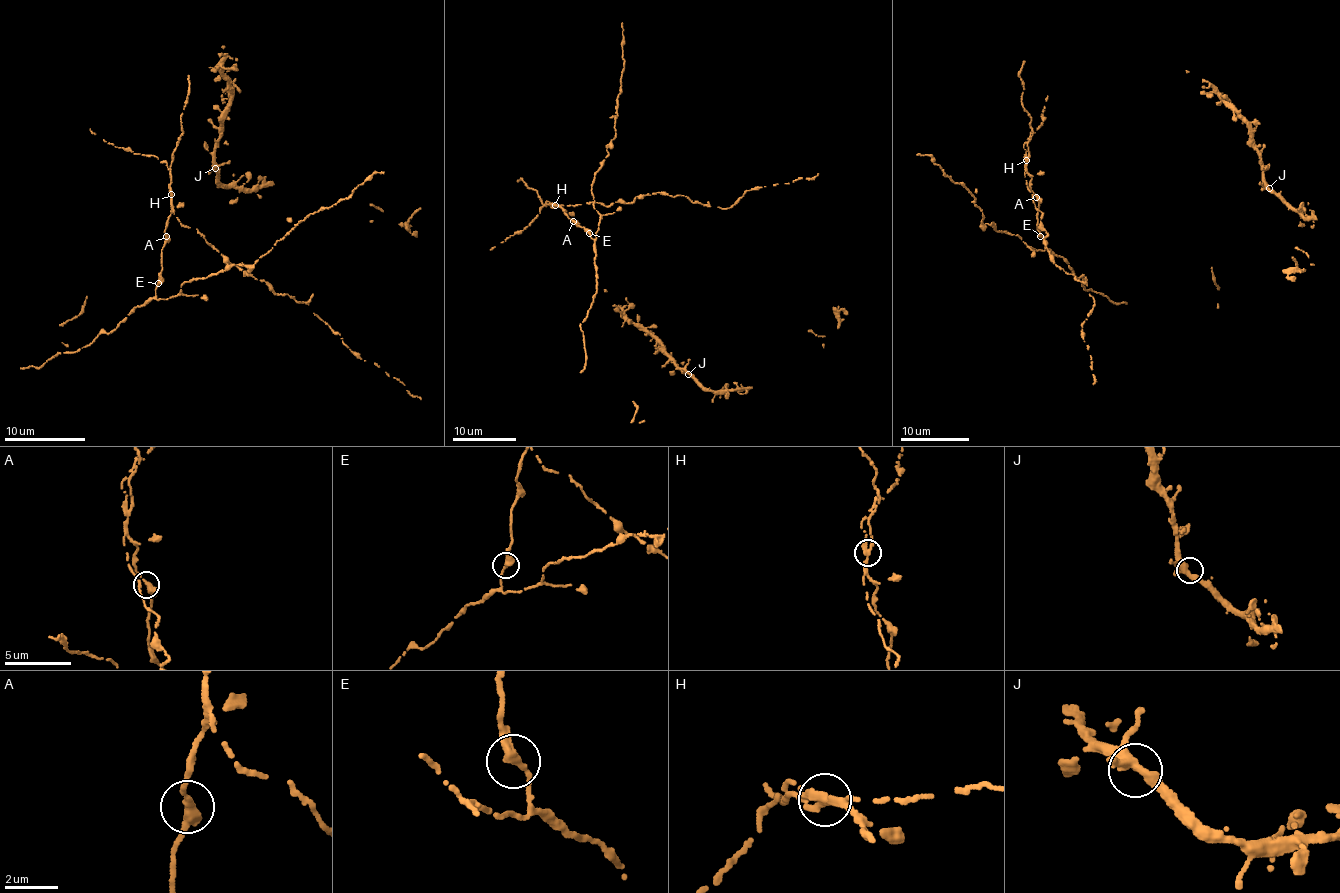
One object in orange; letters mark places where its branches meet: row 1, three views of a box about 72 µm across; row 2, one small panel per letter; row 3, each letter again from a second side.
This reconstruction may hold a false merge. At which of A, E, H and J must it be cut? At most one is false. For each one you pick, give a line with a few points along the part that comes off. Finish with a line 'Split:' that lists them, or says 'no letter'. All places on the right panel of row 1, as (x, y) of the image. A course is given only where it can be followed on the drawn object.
H: Course of the part to remove: (1027, 161), (1024, 176), (1042, 214), (1052, 260), (1083, 282), (1094, 301), (1081, 327), (1093, 384)
Split: H

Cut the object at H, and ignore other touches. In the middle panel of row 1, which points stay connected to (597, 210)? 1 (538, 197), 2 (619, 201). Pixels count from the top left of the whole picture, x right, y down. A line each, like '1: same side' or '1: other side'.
1: same side
2: other side

